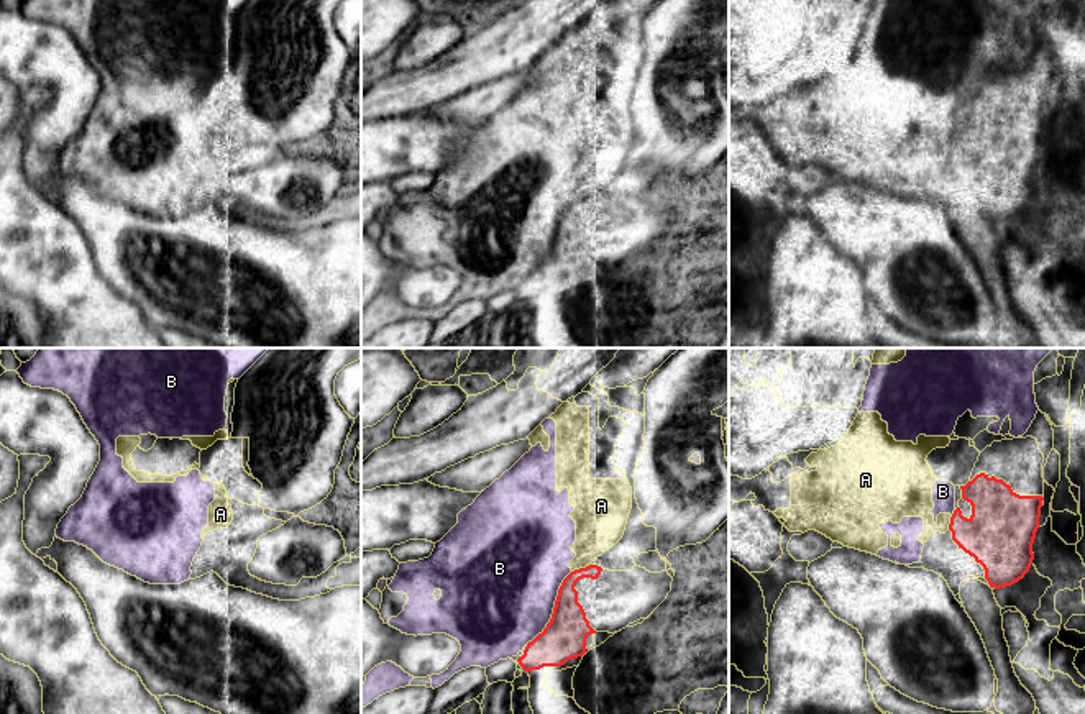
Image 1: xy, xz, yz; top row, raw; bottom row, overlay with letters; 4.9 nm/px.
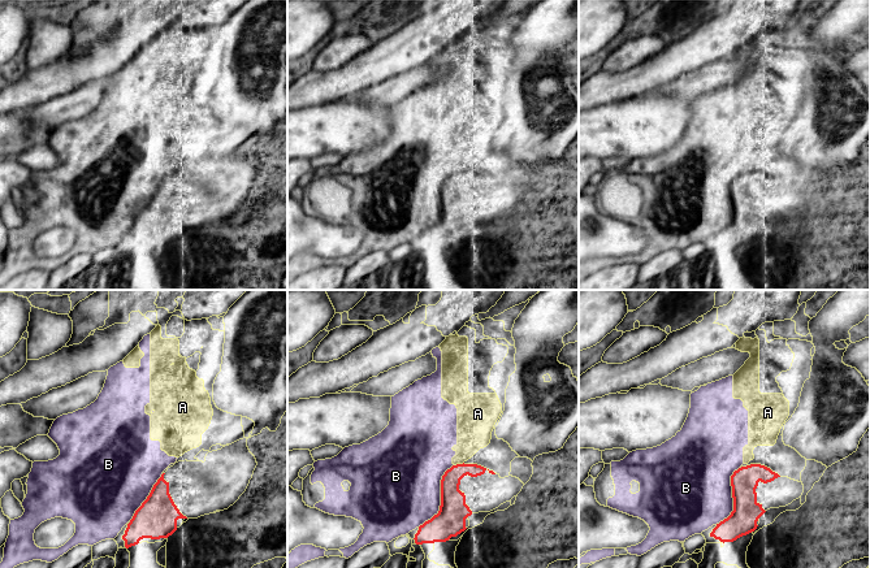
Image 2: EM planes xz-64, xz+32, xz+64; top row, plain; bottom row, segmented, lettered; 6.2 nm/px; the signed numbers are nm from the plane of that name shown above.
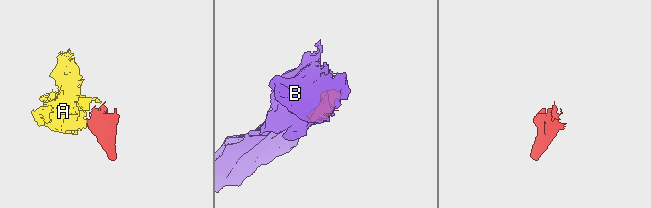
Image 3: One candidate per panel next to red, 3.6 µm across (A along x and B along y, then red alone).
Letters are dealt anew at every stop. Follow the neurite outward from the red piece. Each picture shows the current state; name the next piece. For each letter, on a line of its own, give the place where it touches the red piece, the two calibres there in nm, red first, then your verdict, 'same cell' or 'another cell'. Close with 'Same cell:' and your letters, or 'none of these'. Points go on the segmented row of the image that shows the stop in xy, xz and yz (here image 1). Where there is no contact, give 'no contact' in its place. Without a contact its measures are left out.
A: yz (951, 522) | 340/220 nm | another cell
B: xz (553, 609) | 220/500 nm | another cell
Same cell: none of these

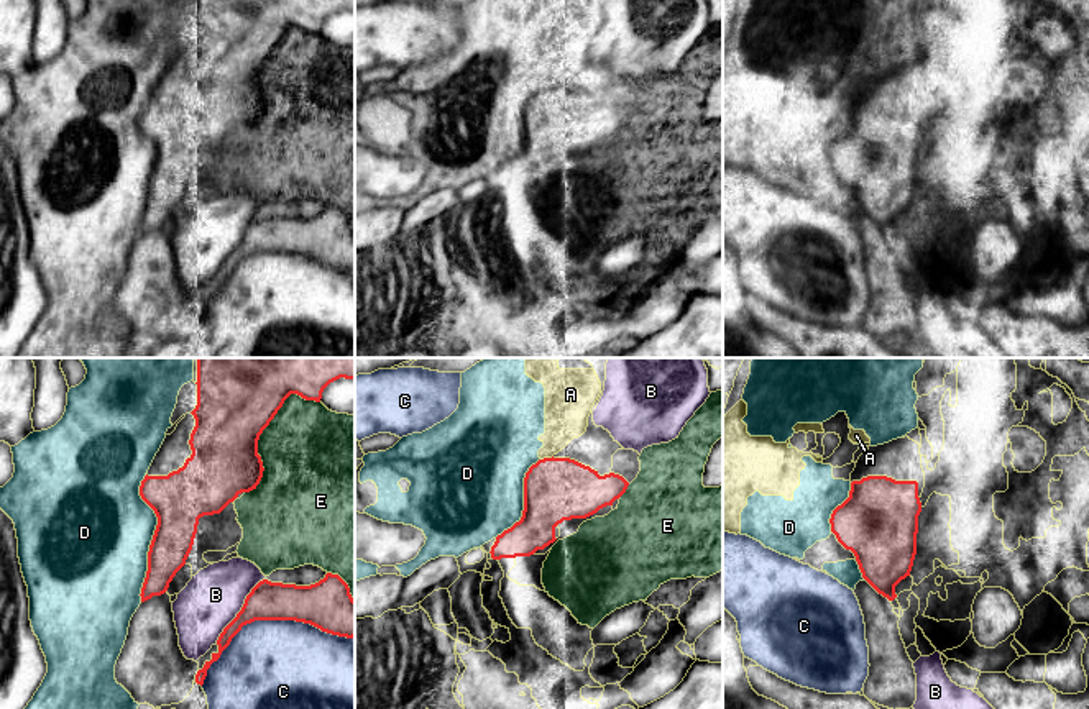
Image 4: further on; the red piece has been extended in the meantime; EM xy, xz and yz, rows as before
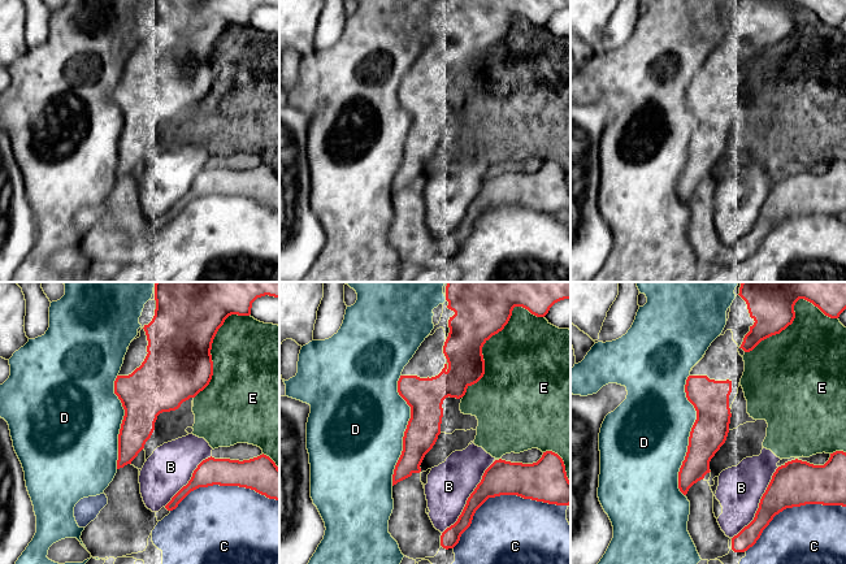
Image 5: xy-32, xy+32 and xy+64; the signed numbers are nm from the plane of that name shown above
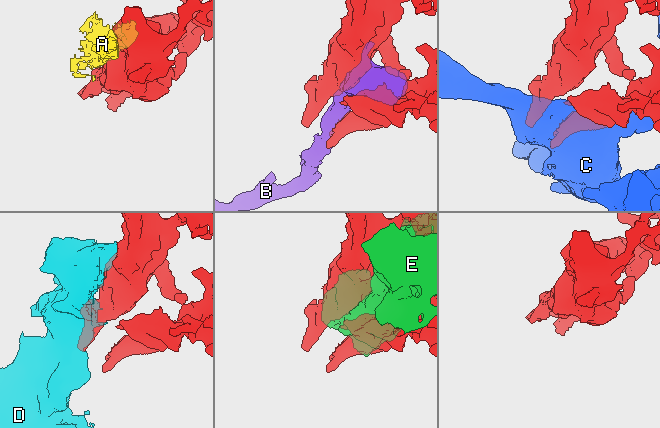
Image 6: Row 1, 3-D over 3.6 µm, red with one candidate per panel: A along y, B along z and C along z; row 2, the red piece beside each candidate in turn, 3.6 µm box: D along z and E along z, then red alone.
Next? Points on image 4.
A: xz (546, 458) | 320/220 nm | another cell
B: xy (242, 609) | 190/280 nm | another cell
C: xy (268, 619) | 200/440 nm | another cell
D: xy (153, 539) | 280/480 nm | another cell
E: xy (261, 432) | 440/460 nm | another cell
Same cell: none of these

